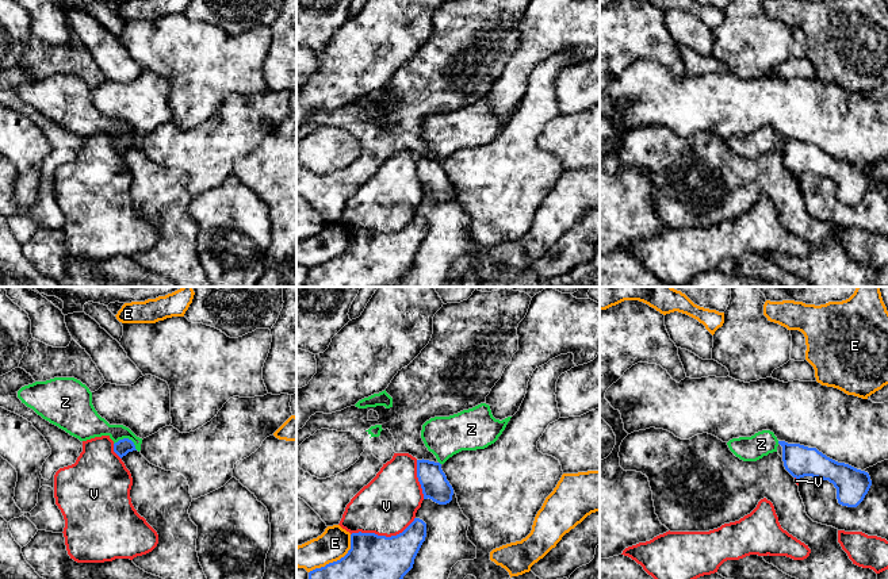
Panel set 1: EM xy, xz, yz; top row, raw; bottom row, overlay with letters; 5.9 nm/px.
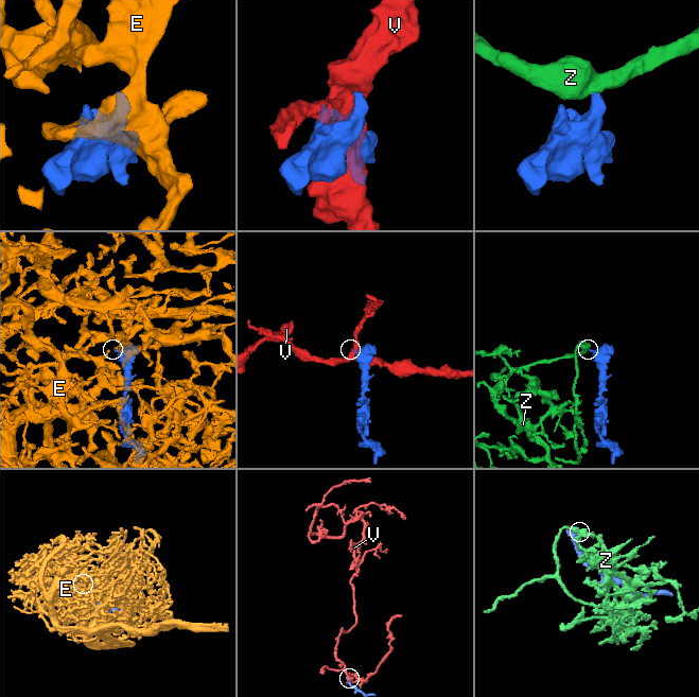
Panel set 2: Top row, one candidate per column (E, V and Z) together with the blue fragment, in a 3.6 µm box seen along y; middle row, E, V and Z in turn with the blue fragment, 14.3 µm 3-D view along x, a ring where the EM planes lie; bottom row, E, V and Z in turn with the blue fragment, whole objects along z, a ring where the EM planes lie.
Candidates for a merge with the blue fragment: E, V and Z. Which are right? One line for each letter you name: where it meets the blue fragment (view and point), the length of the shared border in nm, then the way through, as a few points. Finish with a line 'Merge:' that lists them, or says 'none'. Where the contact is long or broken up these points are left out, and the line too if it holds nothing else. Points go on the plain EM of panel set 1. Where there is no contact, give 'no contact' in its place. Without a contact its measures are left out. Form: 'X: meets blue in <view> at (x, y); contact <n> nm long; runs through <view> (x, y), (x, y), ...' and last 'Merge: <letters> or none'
Merge: none

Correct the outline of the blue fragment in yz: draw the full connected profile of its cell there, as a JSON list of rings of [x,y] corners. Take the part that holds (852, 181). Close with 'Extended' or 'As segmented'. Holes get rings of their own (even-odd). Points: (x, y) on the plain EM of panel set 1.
[[[778,138],[785,166],[796,176],[812,173],[828,177],[837,185],[838,200],[857,204],[868,191],[872,177],[868,169],[838,160],[816,145]]]. As segmented

